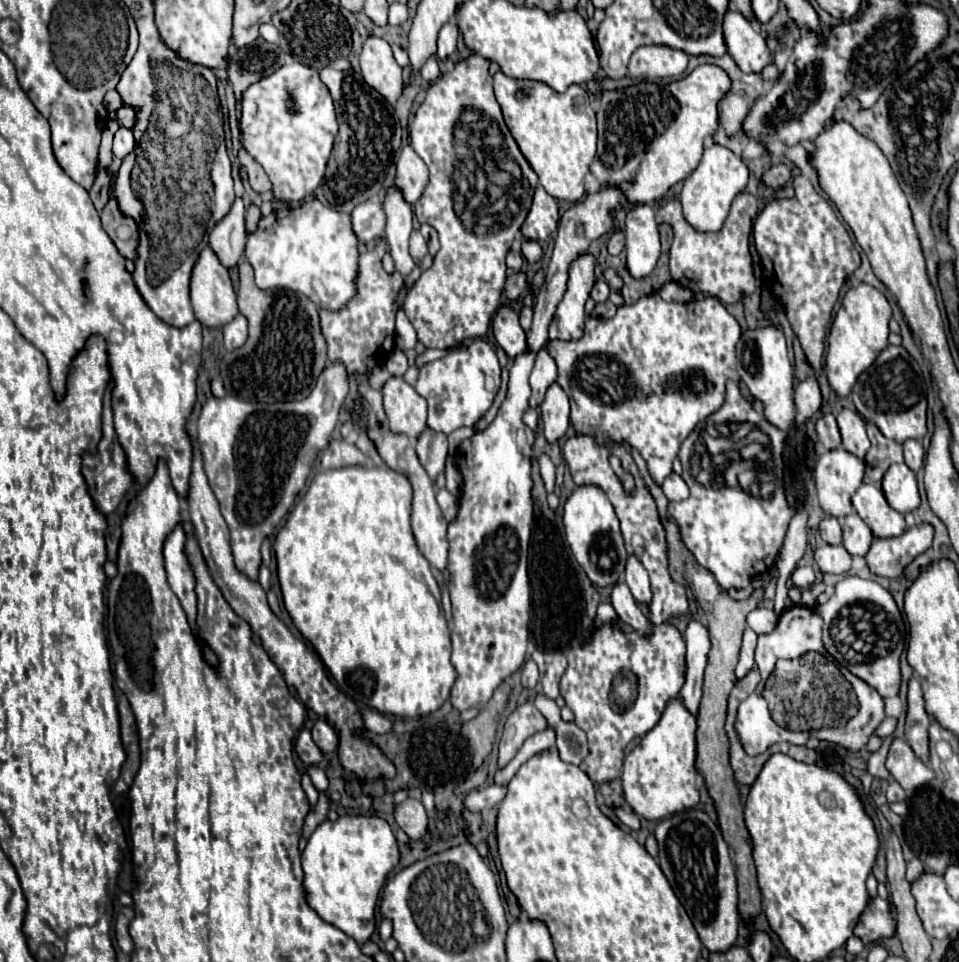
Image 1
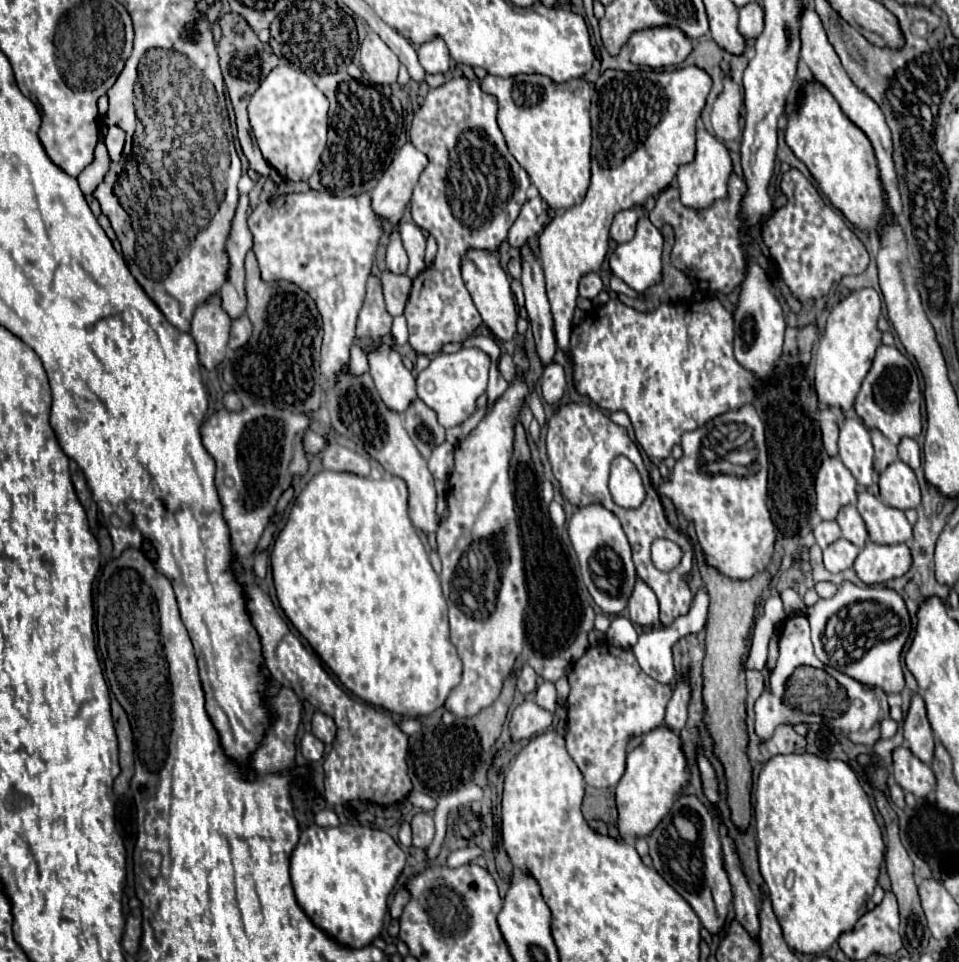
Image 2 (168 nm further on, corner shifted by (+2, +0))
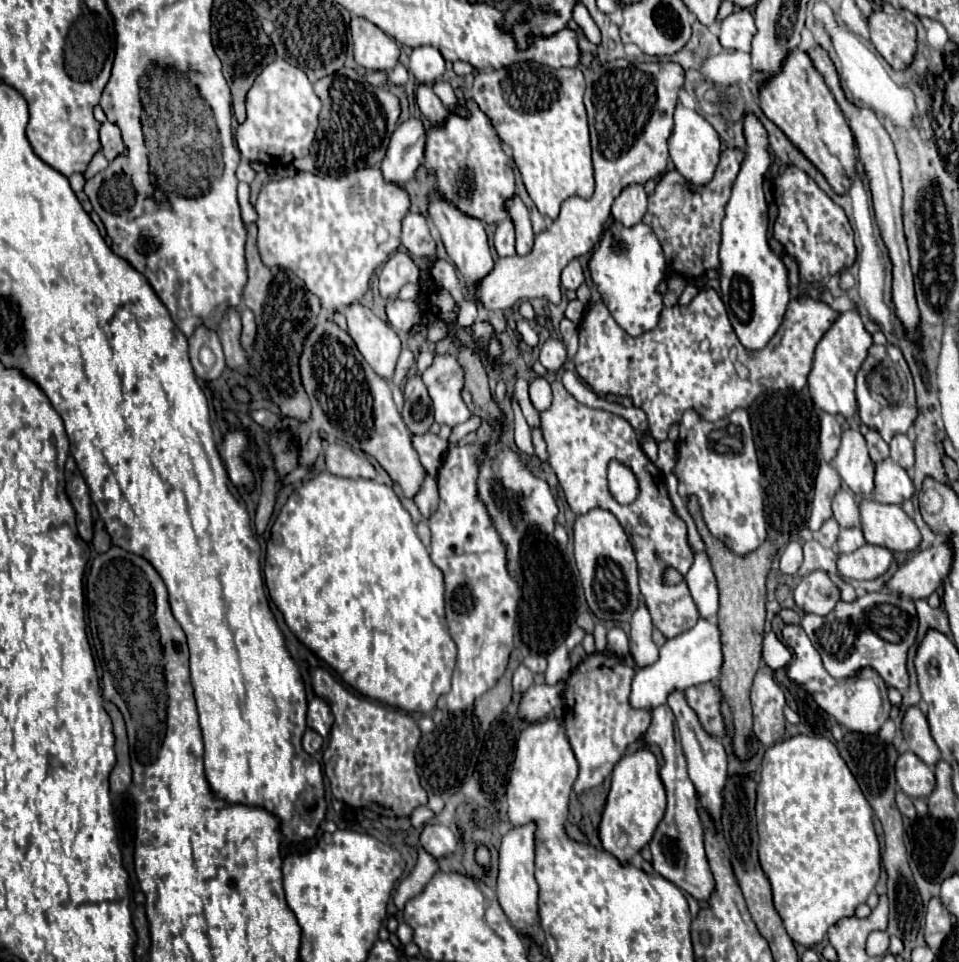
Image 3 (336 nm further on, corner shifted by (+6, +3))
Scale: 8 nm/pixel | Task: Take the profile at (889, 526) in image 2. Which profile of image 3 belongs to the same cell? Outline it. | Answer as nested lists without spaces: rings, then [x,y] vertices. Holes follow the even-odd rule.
[[[867,497],[861,501],[859,509],[867,543],[887,547],[893,553],[909,553],[919,545],[921,533],[901,505],[883,505]]]

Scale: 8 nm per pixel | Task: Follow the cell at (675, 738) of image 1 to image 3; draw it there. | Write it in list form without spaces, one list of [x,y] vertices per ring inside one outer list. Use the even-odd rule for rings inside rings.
[[[637,749],[635,753],[625,755],[613,769],[611,791],[599,825],[599,837],[603,849],[613,853],[623,863],[631,861],[631,857],[651,841],[653,831],[659,825],[663,813],[665,813],[665,785],[659,775],[657,757],[649,749]]]

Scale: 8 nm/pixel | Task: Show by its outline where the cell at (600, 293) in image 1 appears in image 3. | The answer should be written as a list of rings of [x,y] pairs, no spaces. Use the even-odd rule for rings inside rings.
[[[575,259],[567,265],[567,269],[563,269],[563,277],[561,277],[561,285],[565,289],[579,289],[579,285],[585,283],[585,275],[583,275],[583,267],[581,263]]]

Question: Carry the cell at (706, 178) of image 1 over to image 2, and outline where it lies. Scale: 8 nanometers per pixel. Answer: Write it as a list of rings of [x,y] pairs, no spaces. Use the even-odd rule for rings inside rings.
[[[697,128],[695,158],[693,158],[693,162],[679,166],[679,170],[677,170],[681,202],[689,208],[707,208],[707,206],[711,206],[715,200],[727,196],[727,180],[729,180],[731,172],[733,172],[731,156],[729,156],[729,150],[723,146],[723,142],[719,142],[705,128]]]

